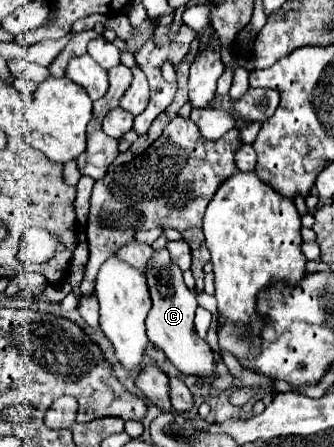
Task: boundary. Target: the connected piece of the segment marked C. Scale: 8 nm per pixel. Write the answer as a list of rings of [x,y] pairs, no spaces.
[[[156,249],[146,269],[146,283],[152,297],[152,309],[146,317],[146,335],[148,339],[160,347],[166,357],[178,367],[182,373],[192,375],[210,375],[214,373],[214,357],[206,341],[202,341],[194,331],[194,311],[196,311],[196,295],[182,281],[182,271],[176,263],[172,263],[168,249]]]

